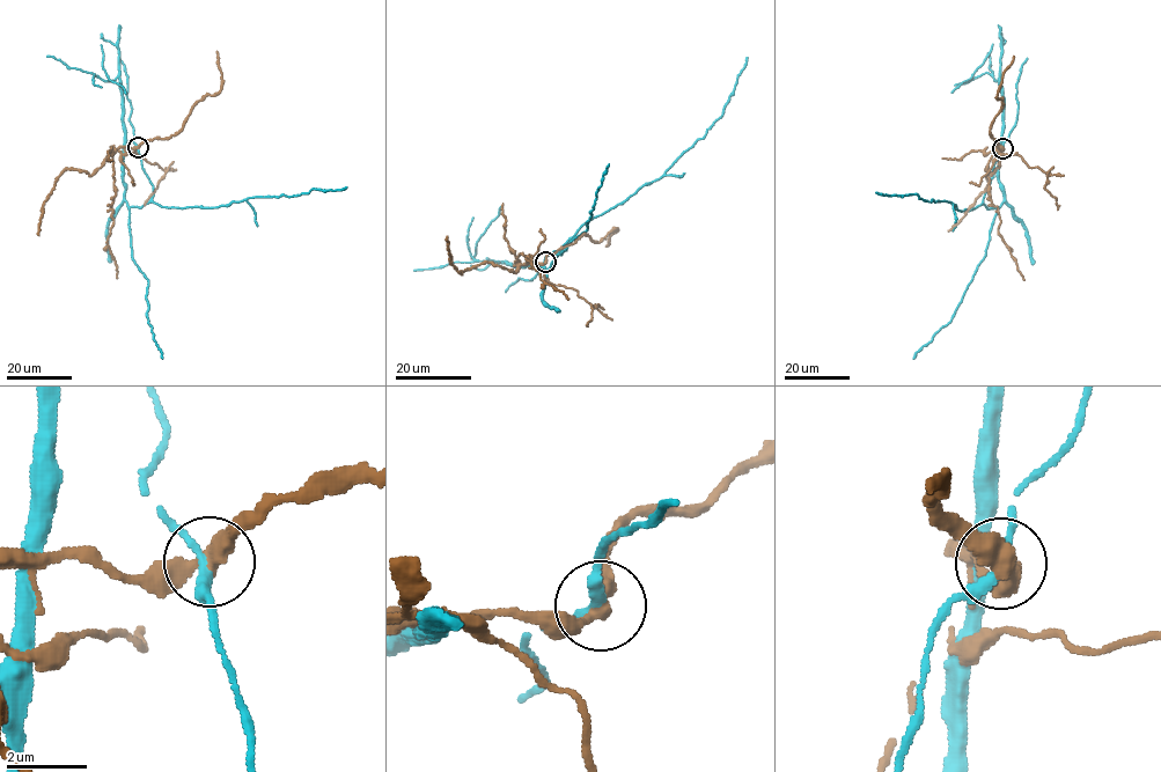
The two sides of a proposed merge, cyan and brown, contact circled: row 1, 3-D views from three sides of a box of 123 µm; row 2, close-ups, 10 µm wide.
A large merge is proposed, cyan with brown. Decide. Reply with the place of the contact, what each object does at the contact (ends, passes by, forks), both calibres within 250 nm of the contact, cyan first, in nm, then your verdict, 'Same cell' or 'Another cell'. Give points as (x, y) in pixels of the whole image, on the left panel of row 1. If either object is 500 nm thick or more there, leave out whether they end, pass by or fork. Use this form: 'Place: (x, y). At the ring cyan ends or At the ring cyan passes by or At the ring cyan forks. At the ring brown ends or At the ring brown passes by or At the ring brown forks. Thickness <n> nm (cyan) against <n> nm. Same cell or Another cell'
Place: (138, 147). At the ring cyan passes by. At the ring brown passes by. Thickness 220 nm (cyan) against 400 nm. Another cell

